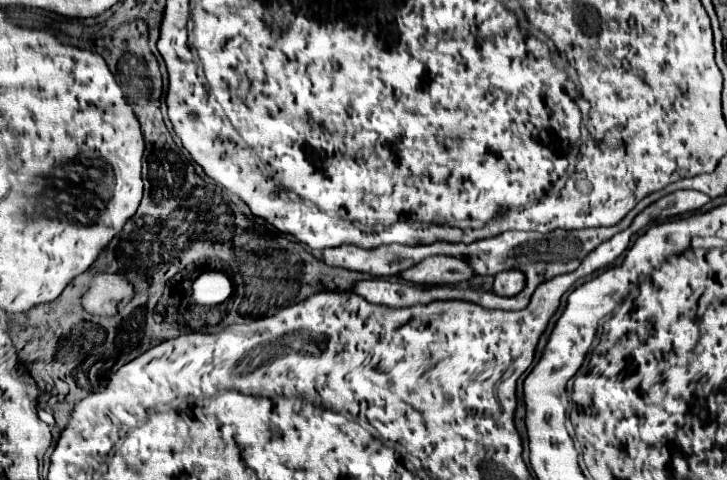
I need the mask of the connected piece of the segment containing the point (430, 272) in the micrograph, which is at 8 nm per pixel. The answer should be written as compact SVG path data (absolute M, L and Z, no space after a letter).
M434 255L424 259L414 269L400 273L406 281L414 283L430 283L430 285L452 285L466 279L472 279L476 273L474 269L460 257L452 255Z

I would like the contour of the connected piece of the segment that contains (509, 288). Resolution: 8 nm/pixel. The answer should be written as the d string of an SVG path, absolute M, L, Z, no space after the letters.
M520 269L502 271L494 279L494 293L504 295L504 297L512 297L512 295L520 293L524 289L524 285L526 285L526 275Z

